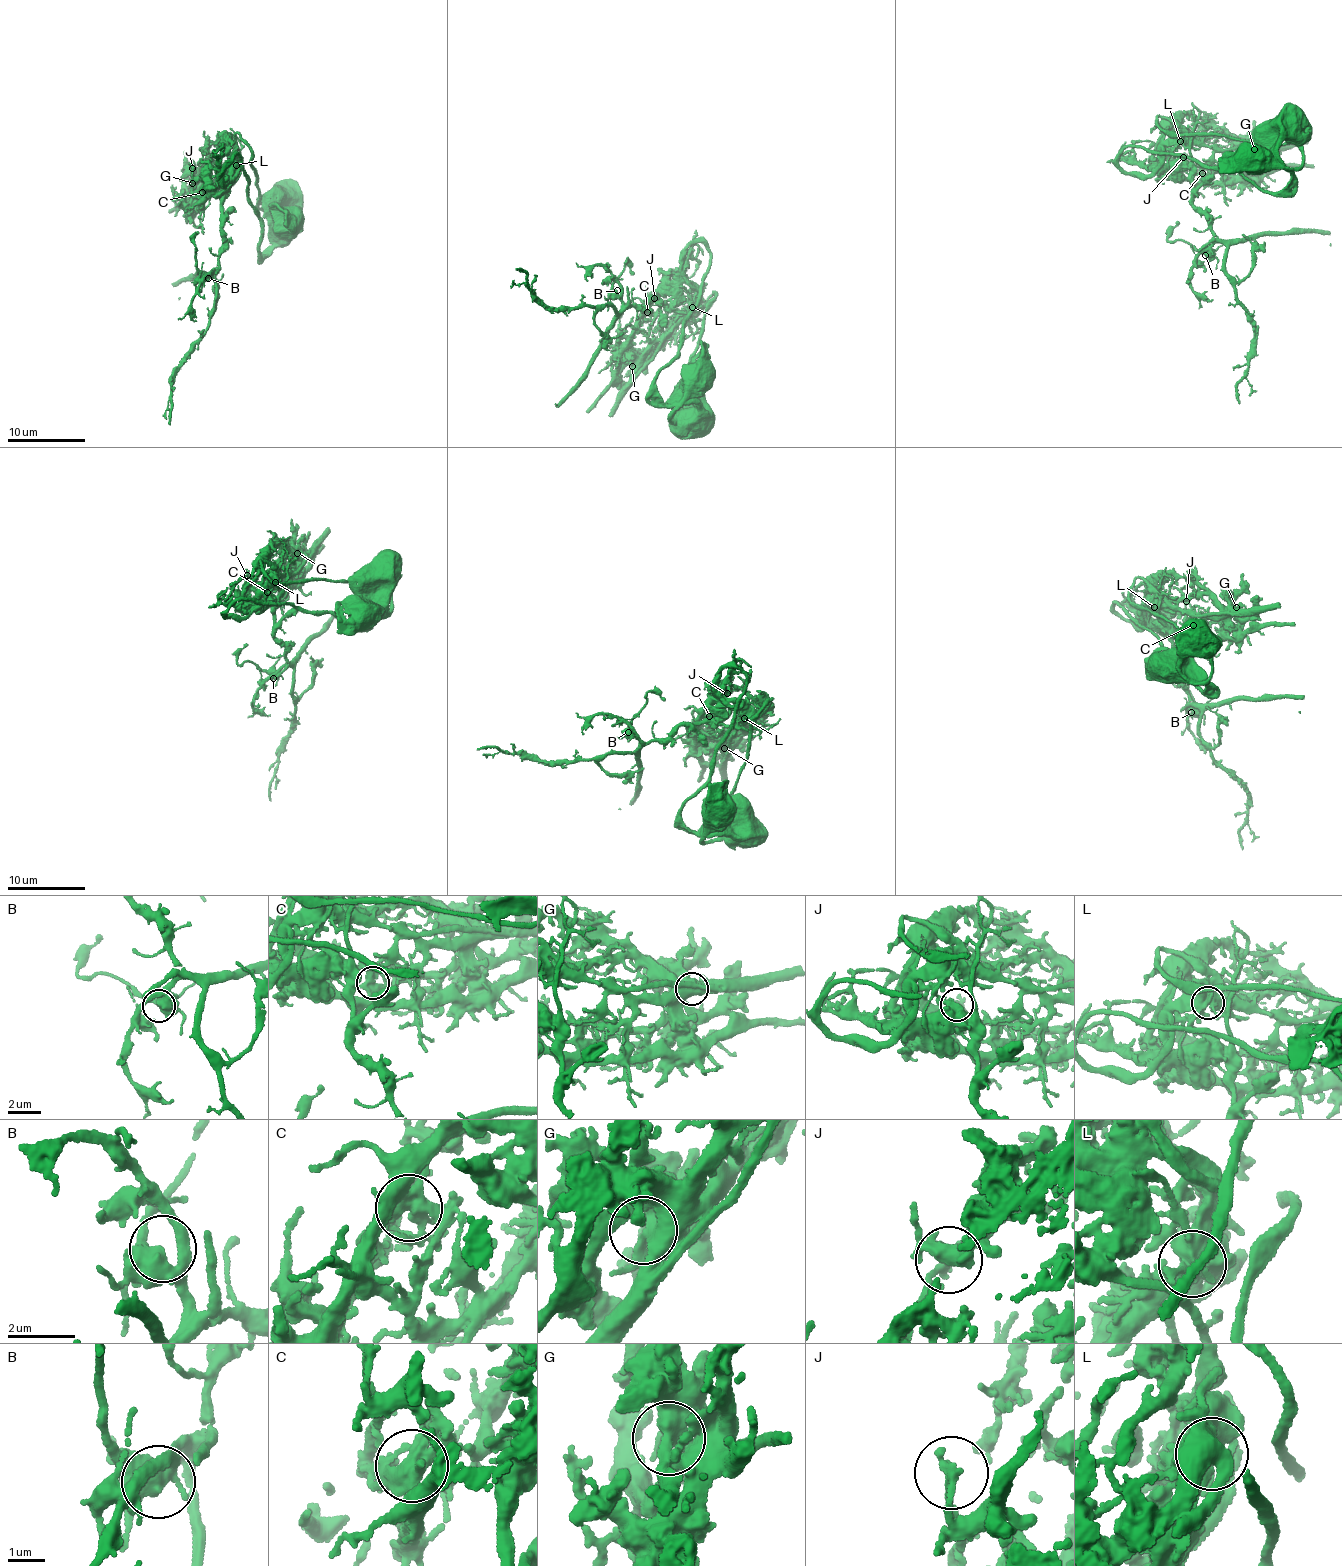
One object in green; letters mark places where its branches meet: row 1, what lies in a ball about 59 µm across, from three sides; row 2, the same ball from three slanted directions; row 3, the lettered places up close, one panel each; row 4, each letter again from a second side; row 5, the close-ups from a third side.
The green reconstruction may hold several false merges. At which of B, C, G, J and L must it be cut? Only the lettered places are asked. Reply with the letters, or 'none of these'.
C, J, L

